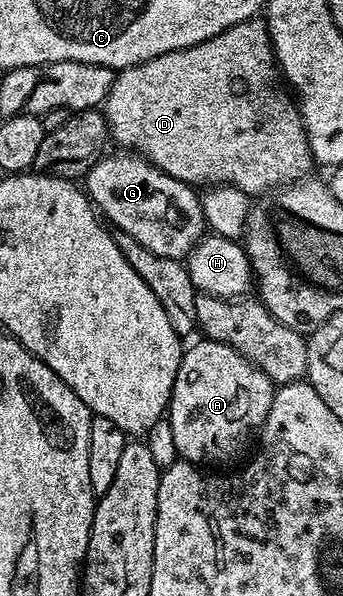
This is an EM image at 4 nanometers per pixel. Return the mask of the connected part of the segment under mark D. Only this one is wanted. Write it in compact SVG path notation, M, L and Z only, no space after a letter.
M254 17L243 21L239 25L231 25L231 29L227 29L223 33L219 33L215 37L211 37L207 41L203 41L199 45L194 47L188 47L187 49L179 49L178 51L172 51L171 53L163 53L159 57L151 57L151 61L143 61L139 65L131 65L130 67L120 68L114 74L113 84L111 89L107 93L103 104L103 110L105 112L105 120L109 126L109 133L114 144L118 143L118 148L128 149L130 152L136 153L141 156L142 159L147 159L149 162L153 163L156 167L159 168L163 173L167 173L171 177L175 177L179 181L190 185L198 185L197 183L205 183L201 185L232 185L240 189L240 191L245 191L249 194L250 197L260 196L266 191L272 191L274 187L284 187L286 183L296 183L298 179L304 179L310 174L309 171L315 167L315 162L313 160L313 154L309 148L309 135L305 132L305 124L301 121L301 113L298 107L298 104L294 102L291 98L290 92L286 90L283 86L283 76L277 65L277 58L273 55L273 46L269 43L269 29L265 26L265 20L261 17Z

